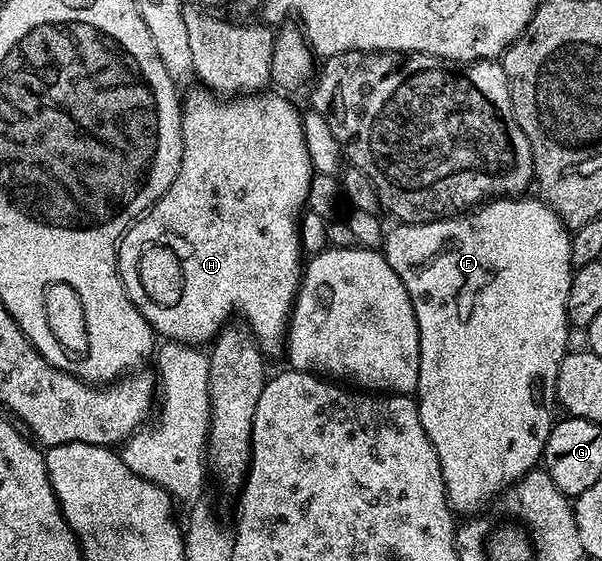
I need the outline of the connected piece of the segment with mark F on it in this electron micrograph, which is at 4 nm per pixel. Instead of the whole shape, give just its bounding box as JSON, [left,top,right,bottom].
[382,196,574,515]

